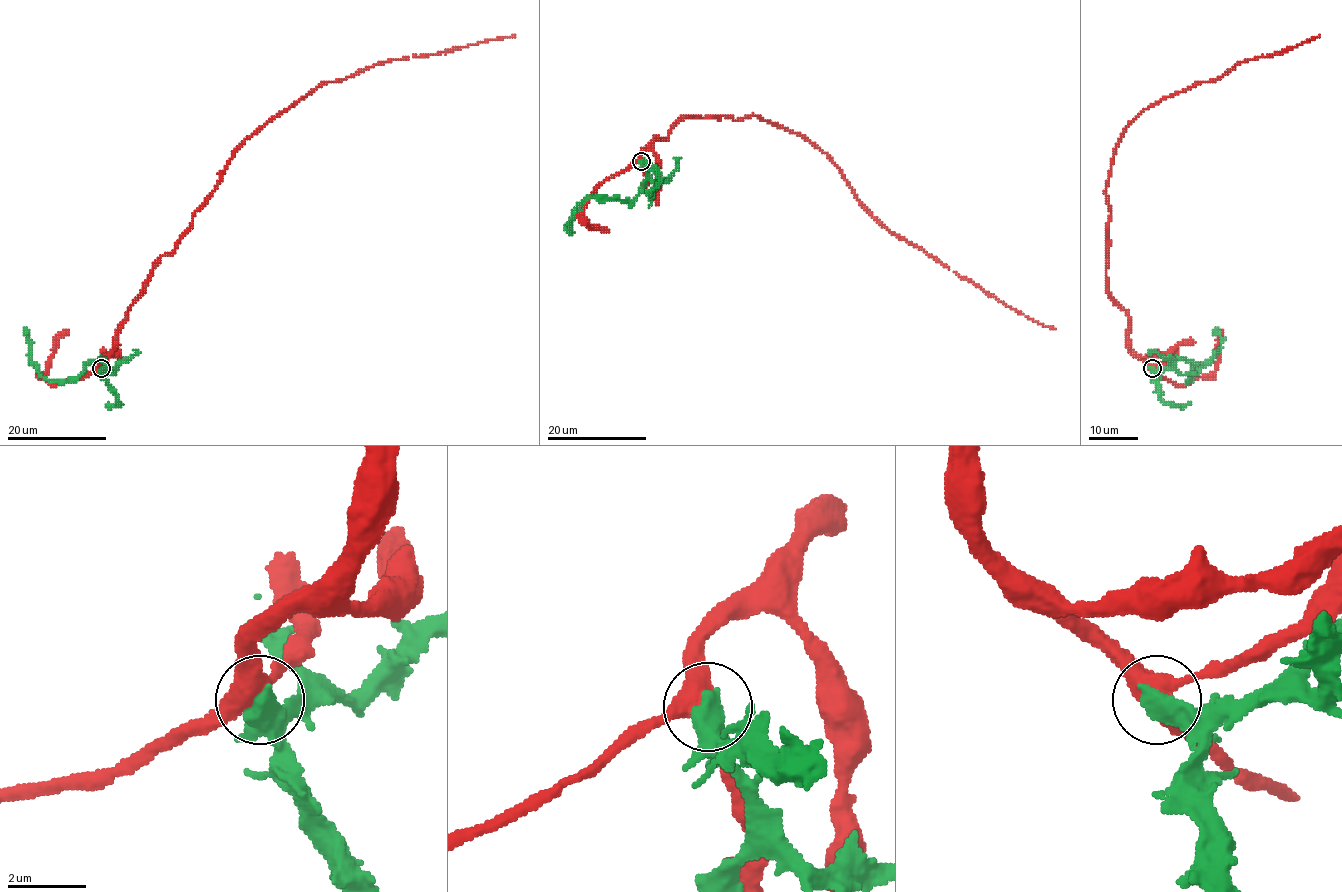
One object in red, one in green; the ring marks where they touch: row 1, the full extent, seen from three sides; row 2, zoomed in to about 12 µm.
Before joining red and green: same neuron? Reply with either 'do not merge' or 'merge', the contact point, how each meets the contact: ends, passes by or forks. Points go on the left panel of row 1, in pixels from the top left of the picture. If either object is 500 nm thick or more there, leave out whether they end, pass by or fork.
do not merge; place (101, 368)

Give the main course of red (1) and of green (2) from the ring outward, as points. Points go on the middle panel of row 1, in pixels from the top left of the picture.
1: (640, 161), (654, 138), (666, 137), (689, 116), (756, 115), (781, 125), (823, 151), (885, 226), (1056, 329)
2: (642, 161), (647, 179), (633, 198), (619, 200), (587, 197), (571, 217), (571, 228), (563, 225)

